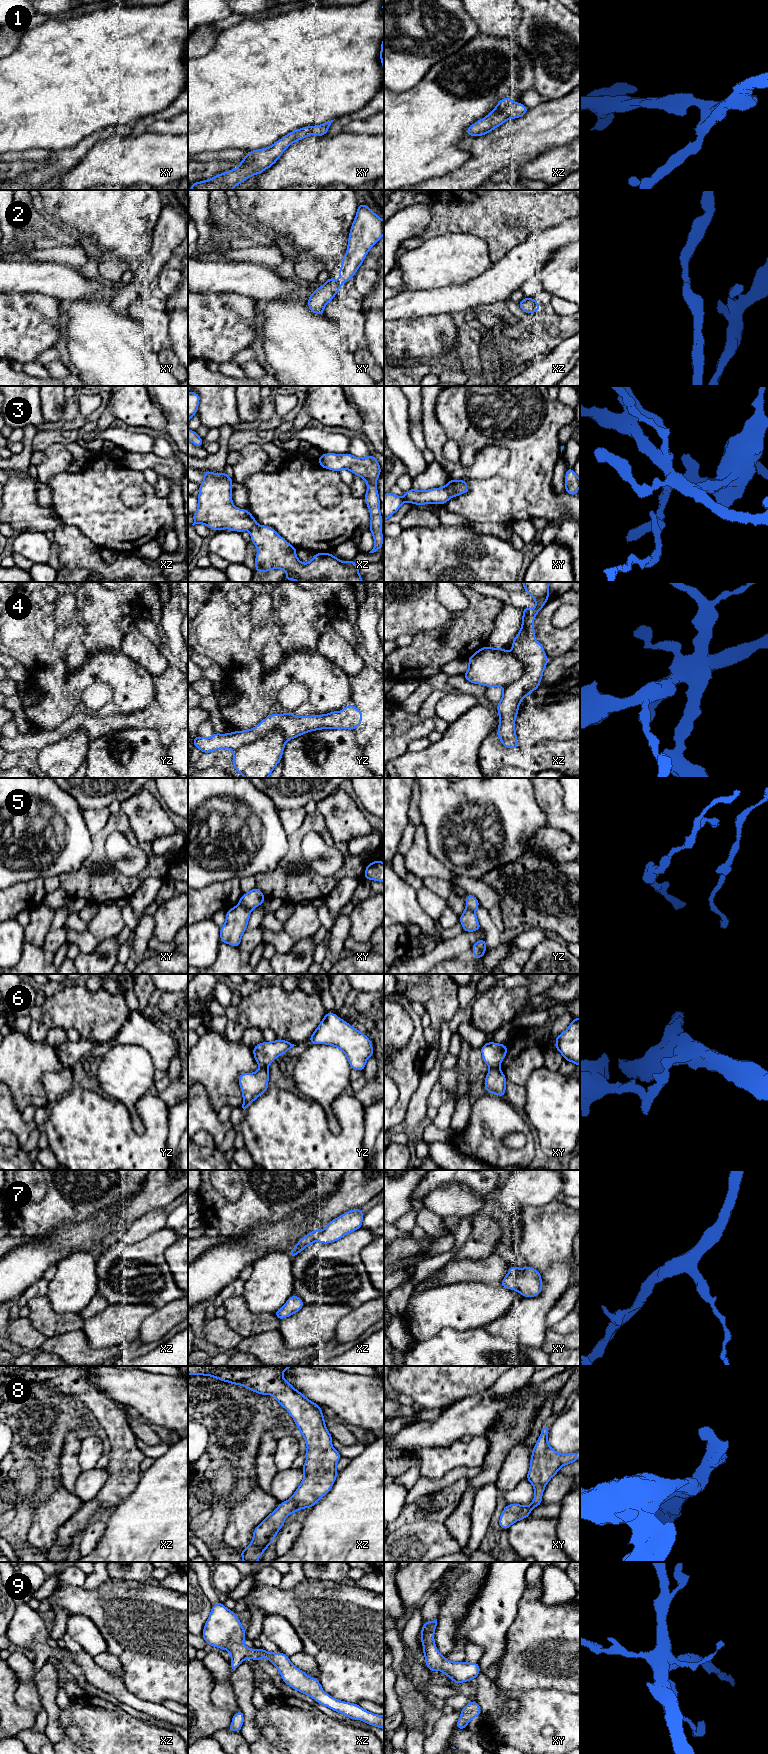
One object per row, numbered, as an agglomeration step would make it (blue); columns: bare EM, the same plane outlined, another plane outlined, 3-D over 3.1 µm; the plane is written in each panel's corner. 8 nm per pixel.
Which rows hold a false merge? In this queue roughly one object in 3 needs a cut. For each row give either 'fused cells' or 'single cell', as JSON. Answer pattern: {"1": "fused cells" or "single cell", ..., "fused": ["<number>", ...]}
{"1": "single cell", "2": "single cell", "3": "fused cells", "4": "fused cells", "5": "fused cells", "6": "fused cells", "7": "single cell", "8": "single cell", "9": "single cell", "fused": ["3", "4", "5", "6"]}

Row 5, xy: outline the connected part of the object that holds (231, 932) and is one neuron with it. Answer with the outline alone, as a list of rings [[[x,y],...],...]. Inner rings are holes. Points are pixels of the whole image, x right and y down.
[[[240,904],[226,912],[225,924],[220,928],[220,941],[239,948],[242,935],[247,930],[250,911]]]

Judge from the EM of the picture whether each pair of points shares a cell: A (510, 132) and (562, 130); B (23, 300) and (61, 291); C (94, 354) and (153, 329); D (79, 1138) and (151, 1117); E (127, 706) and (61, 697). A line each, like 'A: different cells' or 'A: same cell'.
A: same cell
B: different cells
C: different cells
D: same cell
E: same cell

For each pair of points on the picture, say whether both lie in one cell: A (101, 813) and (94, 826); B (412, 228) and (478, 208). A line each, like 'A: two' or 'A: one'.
A: one
B: two

